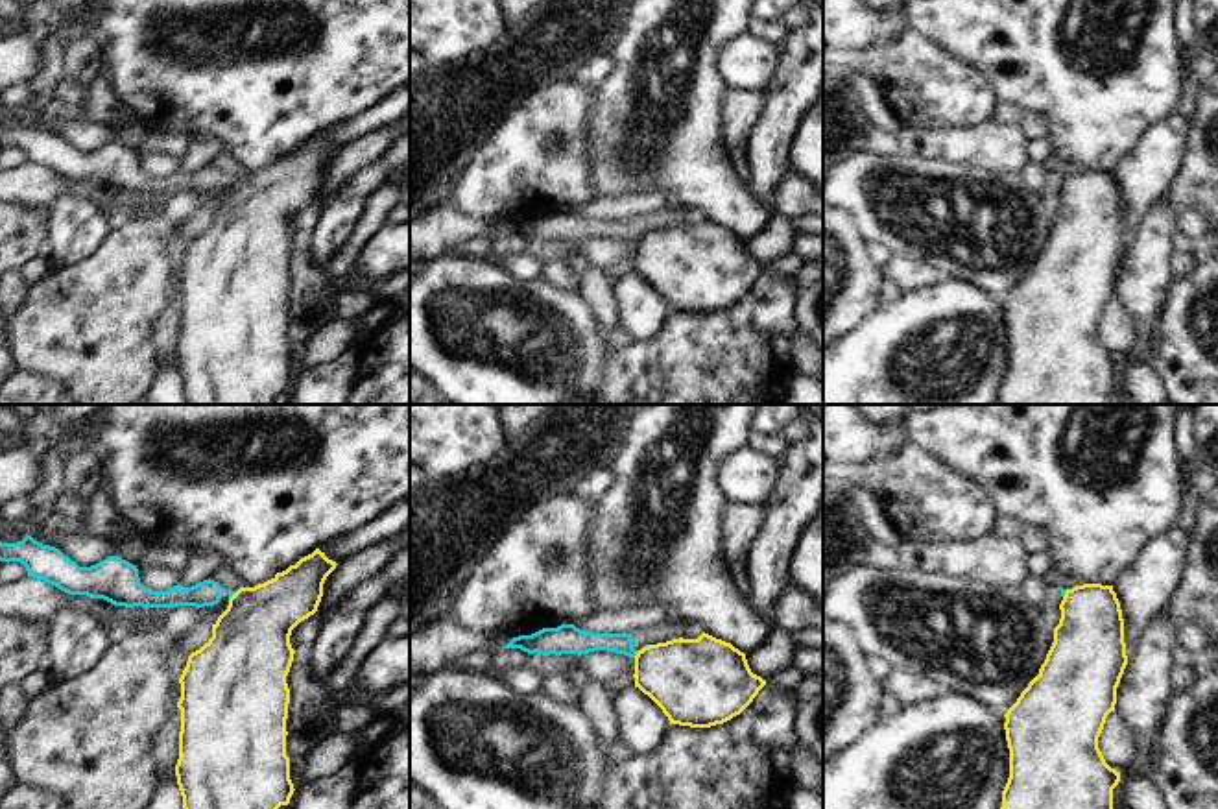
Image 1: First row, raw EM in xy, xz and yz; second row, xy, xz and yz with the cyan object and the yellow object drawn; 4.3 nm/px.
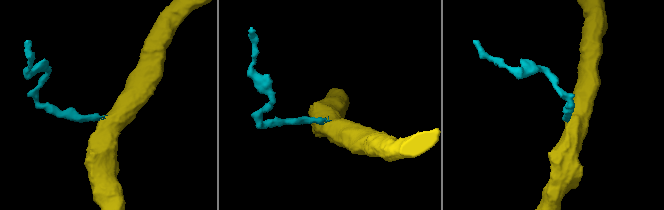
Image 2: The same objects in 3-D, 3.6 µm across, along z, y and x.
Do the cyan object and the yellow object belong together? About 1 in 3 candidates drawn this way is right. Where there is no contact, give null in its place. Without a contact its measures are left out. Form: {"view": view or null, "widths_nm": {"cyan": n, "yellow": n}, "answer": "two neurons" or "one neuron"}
{"view": "xz", "widths_nm": {"cyan": 100, "yellow": 360}, "answer": "two neurons"}

